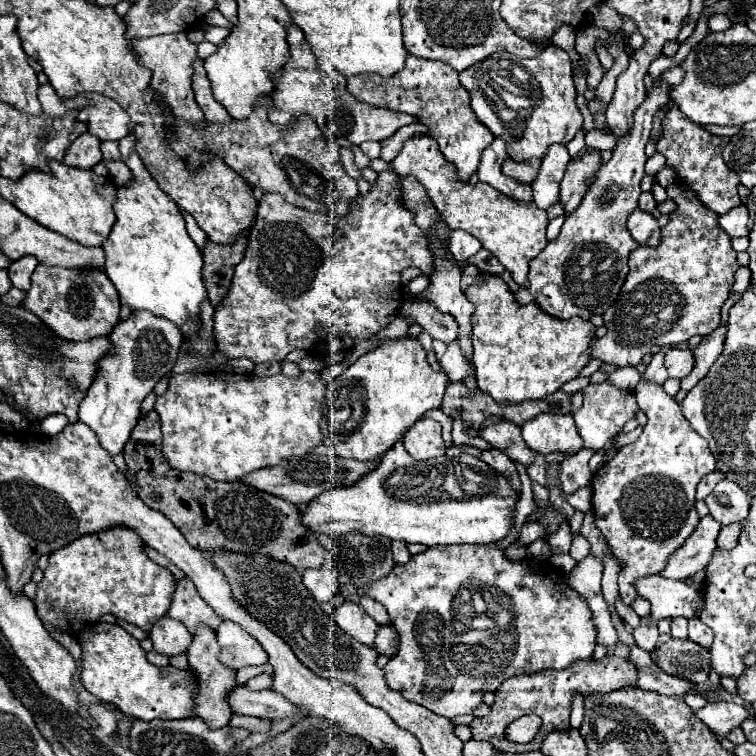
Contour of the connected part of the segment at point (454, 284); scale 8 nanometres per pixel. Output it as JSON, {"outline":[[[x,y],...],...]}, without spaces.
{"outline":[[[438,244],[432,248],[436,256],[436,272],[430,278],[430,286],[422,292],[422,298],[432,300],[440,312],[448,312],[456,318],[460,326],[458,342],[464,352],[464,356],[470,360],[472,356],[472,324],[470,316],[474,312],[474,306],[468,302],[468,298],[460,290],[460,274],[462,270],[456,266],[456,262],[442,262],[444,250],[438,248]]]}

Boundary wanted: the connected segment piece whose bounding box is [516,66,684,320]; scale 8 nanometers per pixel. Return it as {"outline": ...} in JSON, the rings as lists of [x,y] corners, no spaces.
{"outline":[[[674,66],[660,76],[658,84],[652,86],[644,104],[636,110],[632,132],[626,140],[618,142],[610,162],[598,168],[596,182],[584,194],[580,208],[568,216],[560,236],[548,242],[548,246],[530,262],[528,286],[516,292],[520,304],[534,300],[544,312],[556,318],[568,320],[572,316],[580,316],[588,320],[594,314],[604,314],[616,300],[628,274],[628,256],[640,246],[626,228],[626,216],[638,206],[638,196],[642,194],[640,180],[644,178],[644,164],[648,160],[644,146],[650,138],[652,118],[656,110],[670,100],[670,84],[680,84],[682,76],[682,70]]]}

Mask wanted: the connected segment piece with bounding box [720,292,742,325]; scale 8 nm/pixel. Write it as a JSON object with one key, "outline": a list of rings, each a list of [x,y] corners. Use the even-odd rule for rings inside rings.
{"outline":[[[731,292],[729,294],[729,298],[724,303],[721,309],[721,321],[720,325],[726,325],[729,317],[729,310],[730,308],[740,300],[742,294],[738,294],[736,292]]]}

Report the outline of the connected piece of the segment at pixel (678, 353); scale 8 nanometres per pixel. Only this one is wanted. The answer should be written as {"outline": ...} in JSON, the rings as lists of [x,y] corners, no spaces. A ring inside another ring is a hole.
{"outline":[[[668,348],[664,354],[664,366],[668,370],[670,378],[684,378],[692,370],[694,356],[692,350],[680,350],[680,348]]]}

